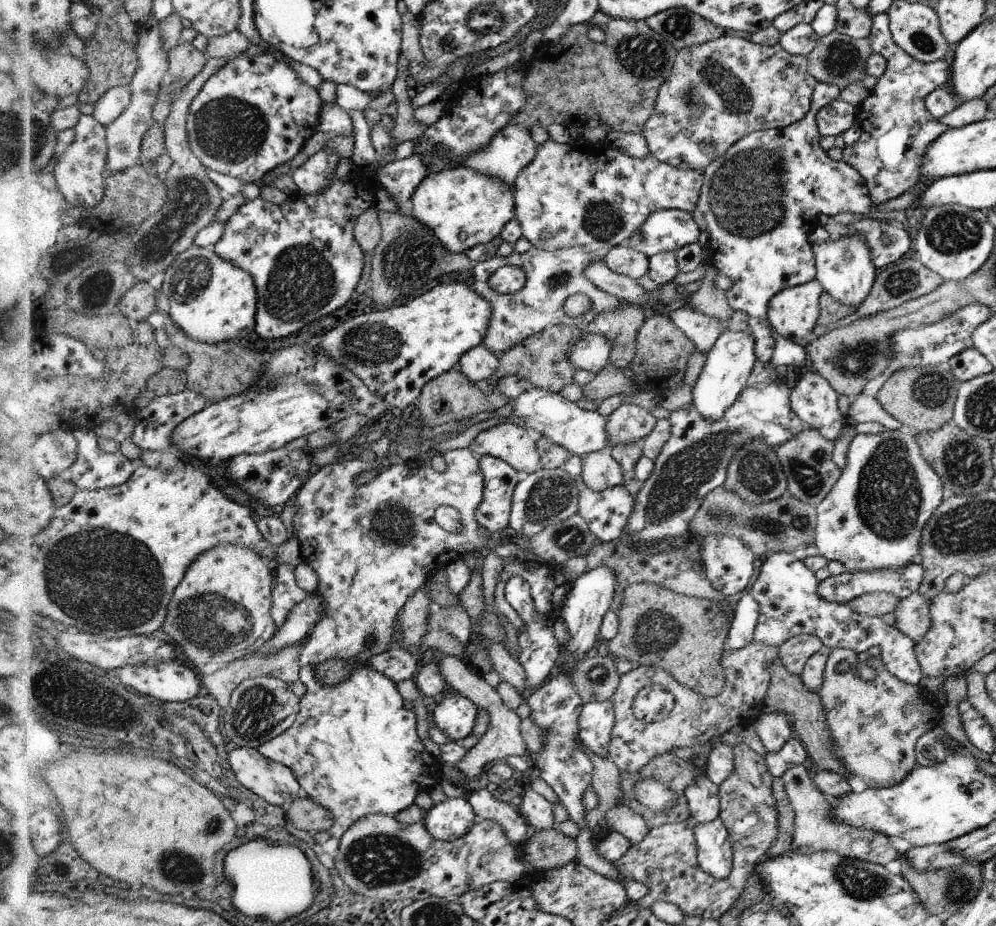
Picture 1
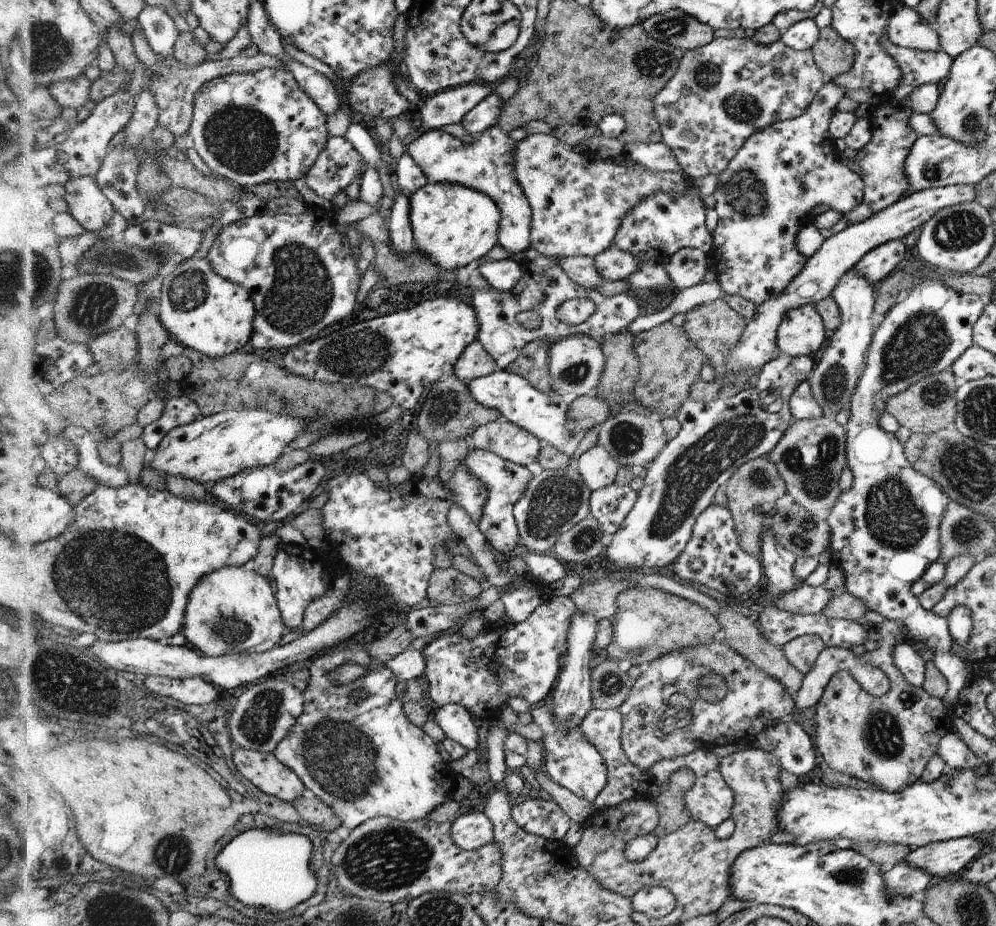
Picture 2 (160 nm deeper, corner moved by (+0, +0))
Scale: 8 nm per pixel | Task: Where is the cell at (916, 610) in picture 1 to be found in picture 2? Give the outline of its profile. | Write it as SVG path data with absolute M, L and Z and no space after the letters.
M885 620L874 628L875 638L878 642L877 648L864 654L864 657L869 659L876 668L880 668L890 680L888 692L879 697L870 695L862 689L850 671L841 670L830 679L825 688L825 694L814 706L816 712L813 716L814 722L816 722L814 744L818 746L823 766L829 766L838 772L861 778L868 786L889 793L904 791L905 788L920 780L930 759L937 754L937 748L945 734L954 730L952 718L946 712L946 704L943 703L943 700L930 696L922 687L911 685L895 664L894 647L905 638L903 629L903 622Z

